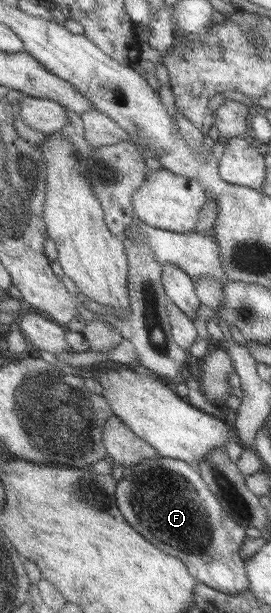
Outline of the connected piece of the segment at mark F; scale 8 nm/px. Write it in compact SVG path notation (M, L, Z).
M157 455L154 459L147 459L131 467L131 474L123 477L116 489L119 510L122 511L127 522L139 531L139 534L150 539L155 546L165 550L167 554L183 559L190 573L198 579L199 583L227 594L249 591L250 582L246 571L246 560L243 560L240 553L243 543L249 538L245 527L229 516L217 496L203 481L196 466L183 461L183 459Z

